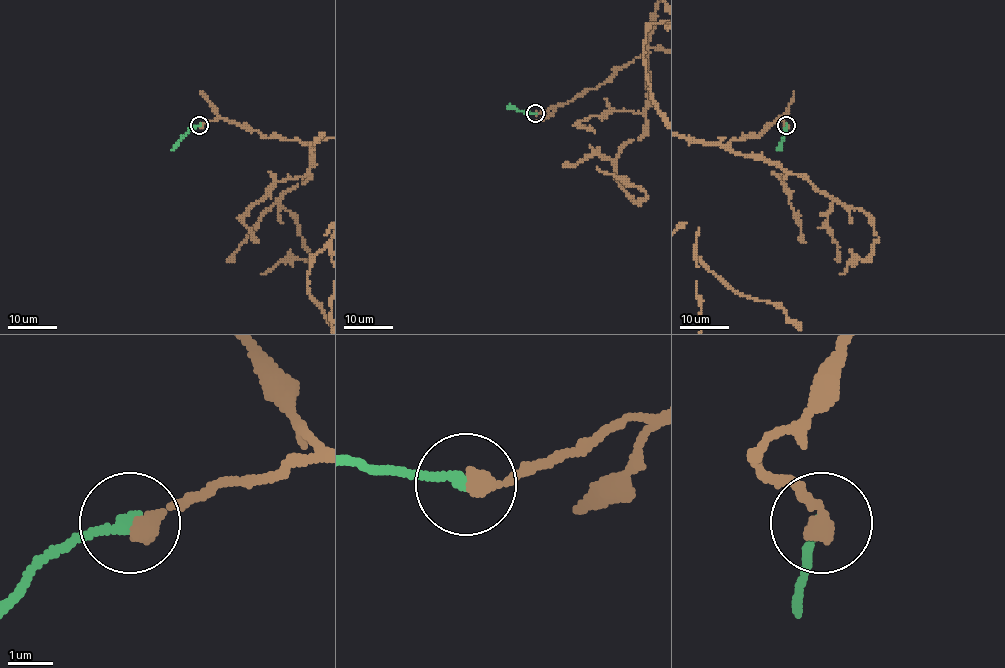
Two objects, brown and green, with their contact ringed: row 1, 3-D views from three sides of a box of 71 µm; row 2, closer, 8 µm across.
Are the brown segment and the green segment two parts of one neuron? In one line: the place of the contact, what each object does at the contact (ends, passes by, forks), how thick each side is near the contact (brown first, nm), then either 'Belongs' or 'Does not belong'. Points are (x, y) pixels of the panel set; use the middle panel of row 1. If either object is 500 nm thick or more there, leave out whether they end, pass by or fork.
Place: (535, 113). At the ring brown ends. At the ring green ends. Thickness 400 nm (brown) against 280 nm. Belongs

